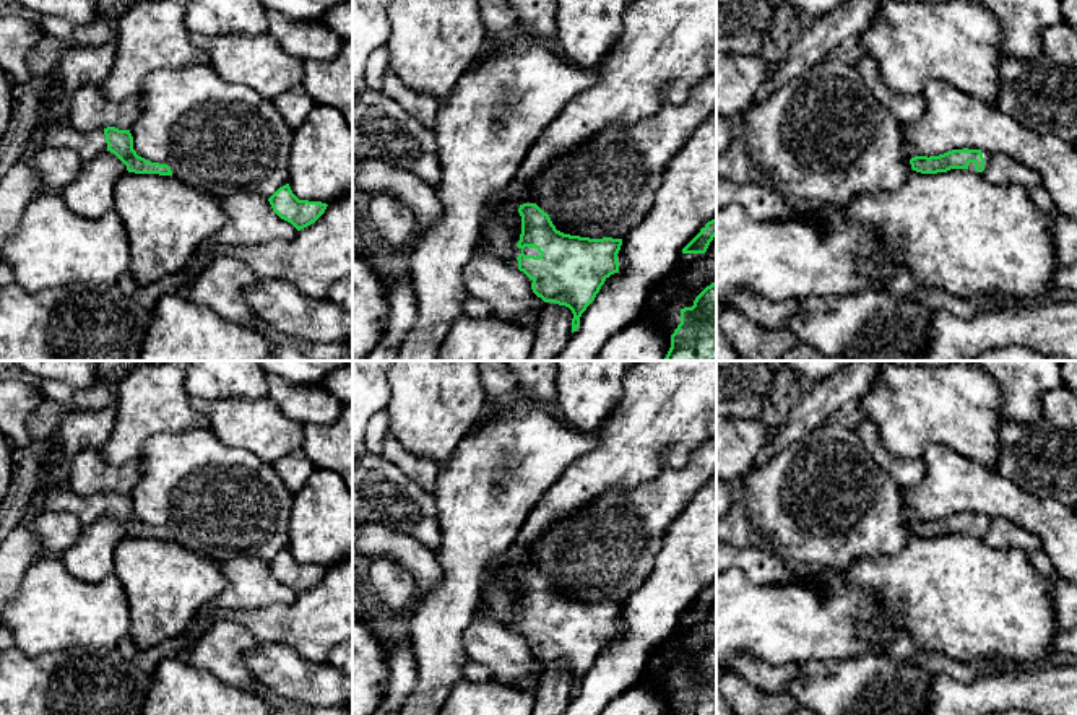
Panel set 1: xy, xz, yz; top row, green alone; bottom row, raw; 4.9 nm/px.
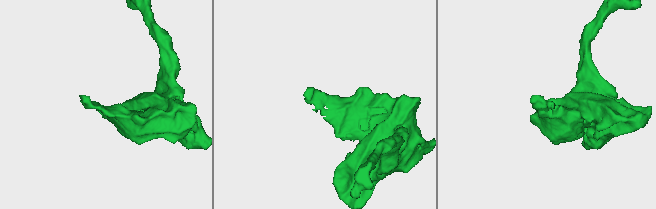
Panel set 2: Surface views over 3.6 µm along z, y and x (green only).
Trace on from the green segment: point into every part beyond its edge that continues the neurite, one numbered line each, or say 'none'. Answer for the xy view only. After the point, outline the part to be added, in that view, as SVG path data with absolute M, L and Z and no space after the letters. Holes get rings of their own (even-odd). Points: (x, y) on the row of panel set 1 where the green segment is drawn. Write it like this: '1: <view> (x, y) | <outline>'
1: xy (88, 145) | M54 122L34 128L28 141L28 151L31 153L42 148L70 148L78 153L80 161L84 164L107 151L107 143L101 128L80 132L68 124Z

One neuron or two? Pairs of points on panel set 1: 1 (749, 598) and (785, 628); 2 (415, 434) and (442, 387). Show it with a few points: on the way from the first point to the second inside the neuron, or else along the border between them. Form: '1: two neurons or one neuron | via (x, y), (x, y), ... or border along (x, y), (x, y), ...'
1: one neuron | via (757, 606), (777, 623)
2: one neuron | via (426, 423), (436, 398)

